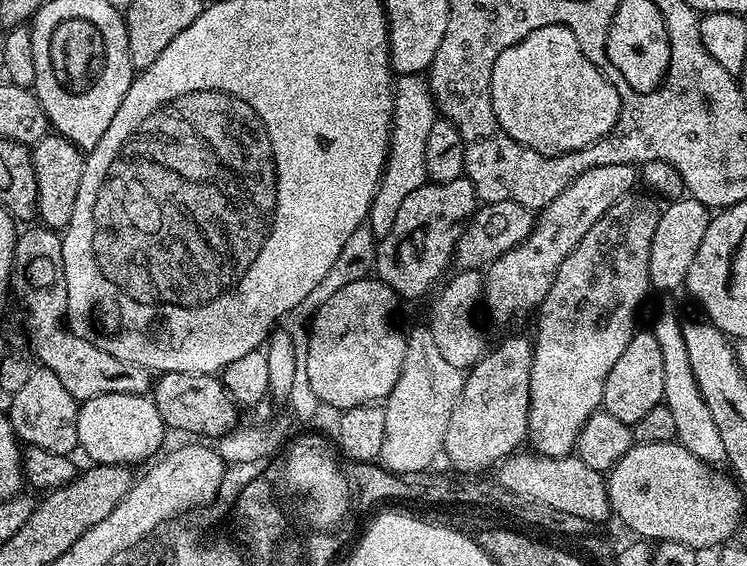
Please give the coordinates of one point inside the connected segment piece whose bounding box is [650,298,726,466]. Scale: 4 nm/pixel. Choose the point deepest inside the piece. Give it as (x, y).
(695, 428)

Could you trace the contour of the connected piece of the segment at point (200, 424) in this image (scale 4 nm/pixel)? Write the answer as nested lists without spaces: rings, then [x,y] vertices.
[[[162,372],[155,377],[150,389],[154,406],[162,414],[162,422],[169,429],[189,432],[189,437],[219,438],[237,427],[238,405],[224,389],[223,383],[215,375],[198,372]]]

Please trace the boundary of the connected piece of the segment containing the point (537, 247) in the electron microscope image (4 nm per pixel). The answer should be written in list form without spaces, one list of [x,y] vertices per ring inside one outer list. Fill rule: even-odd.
[[[634,164],[596,166],[594,170],[586,170],[586,174],[574,178],[574,182],[570,186],[566,186],[566,190],[562,190],[562,194],[558,194],[558,198],[551,200],[545,208],[539,209],[538,219],[532,226],[532,233],[518,246],[514,246],[514,250],[506,250],[506,254],[502,254],[492,264],[487,265],[486,271],[483,273],[483,307],[488,307],[489,314],[496,320],[512,320],[515,316],[530,311],[531,308],[532,311],[539,309],[546,294],[550,294],[550,286],[554,286],[554,278],[558,278],[558,270],[562,270],[562,262],[566,262],[566,258],[572,253],[574,246],[578,246],[578,242],[582,242],[582,238],[586,238],[590,226],[594,226],[594,222],[598,222],[598,218],[602,218],[602,214],[606,214],[606,210],[610,210],[610,206],[614,206],[635,189],[632,187],[636,182],[638,184],[638,168]]]

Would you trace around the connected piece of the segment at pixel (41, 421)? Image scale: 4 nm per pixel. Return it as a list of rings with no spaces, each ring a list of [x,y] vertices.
[[[43,366],[33,367],[30,378],[26,378],[26,383],[22,385],[22,390],[11,393],[12,405],[6,408],[8,421],[11,422],[13,430],[16,432],[16,439],[23,442],[30,448],[41,448],[50,454],[62,454],[68,456],[75,453],[78,448],[78,414],[80,413],[78,401],[72,397],[70,390],[58,382],[58,374],[54,374],[49,368]]]

